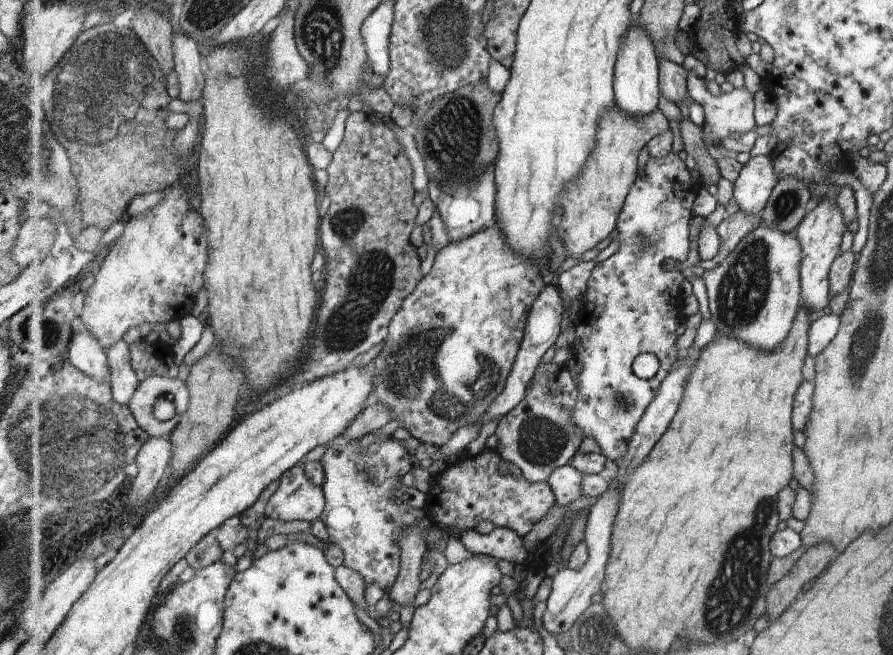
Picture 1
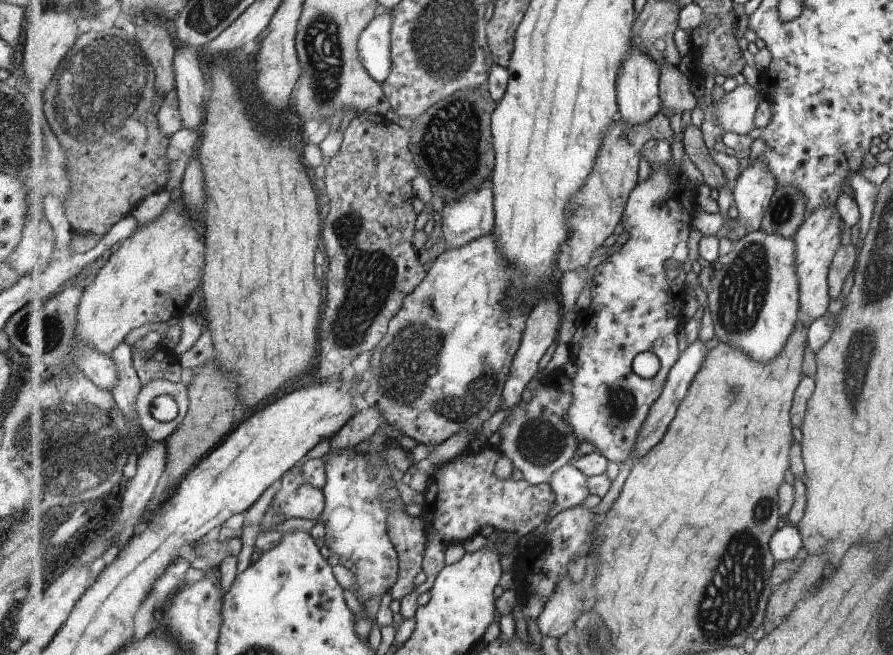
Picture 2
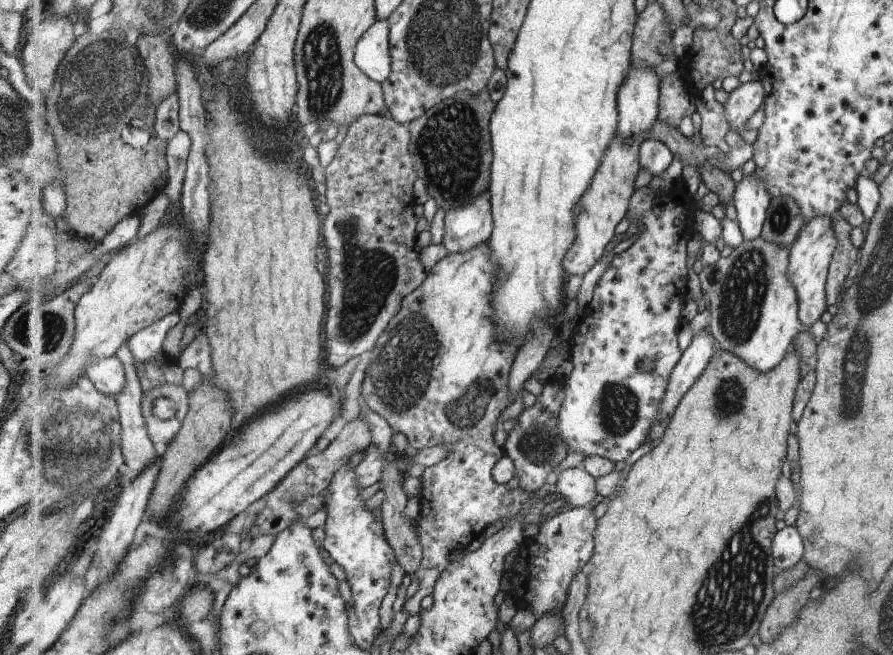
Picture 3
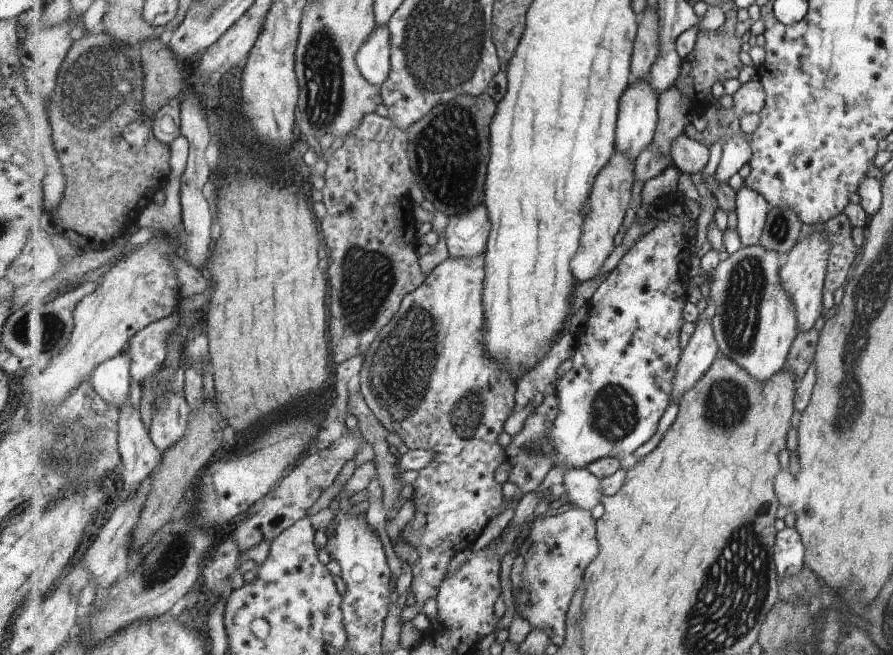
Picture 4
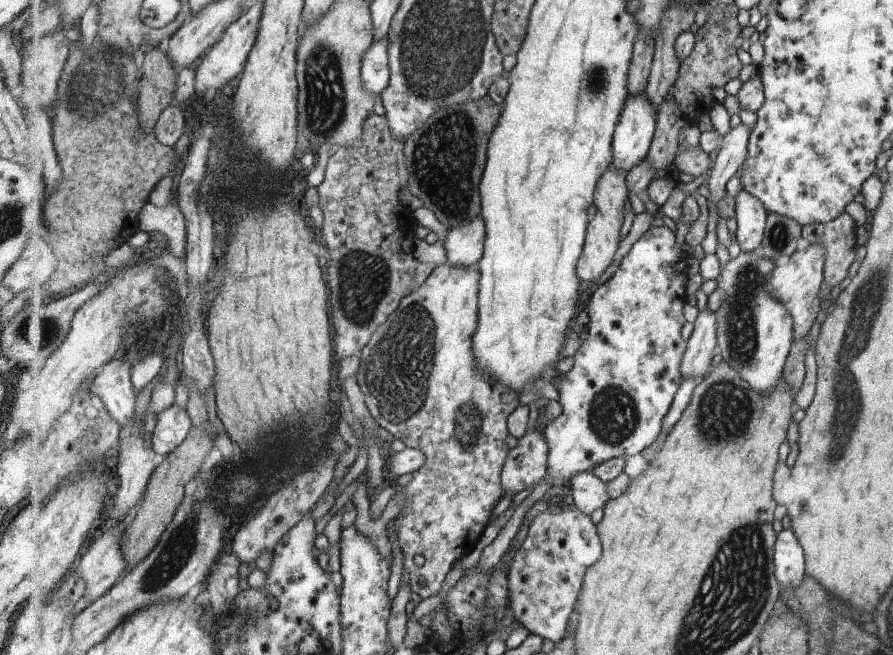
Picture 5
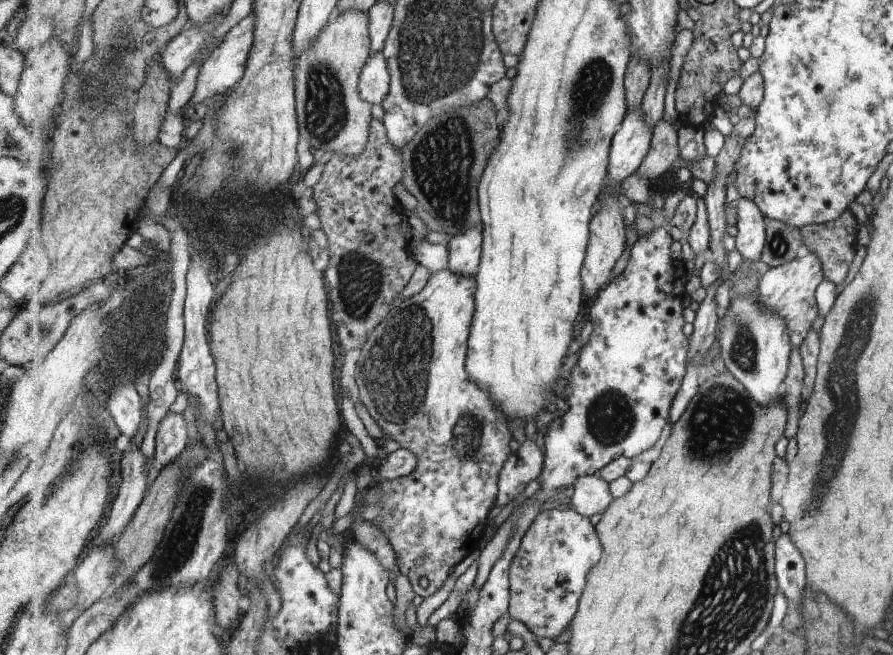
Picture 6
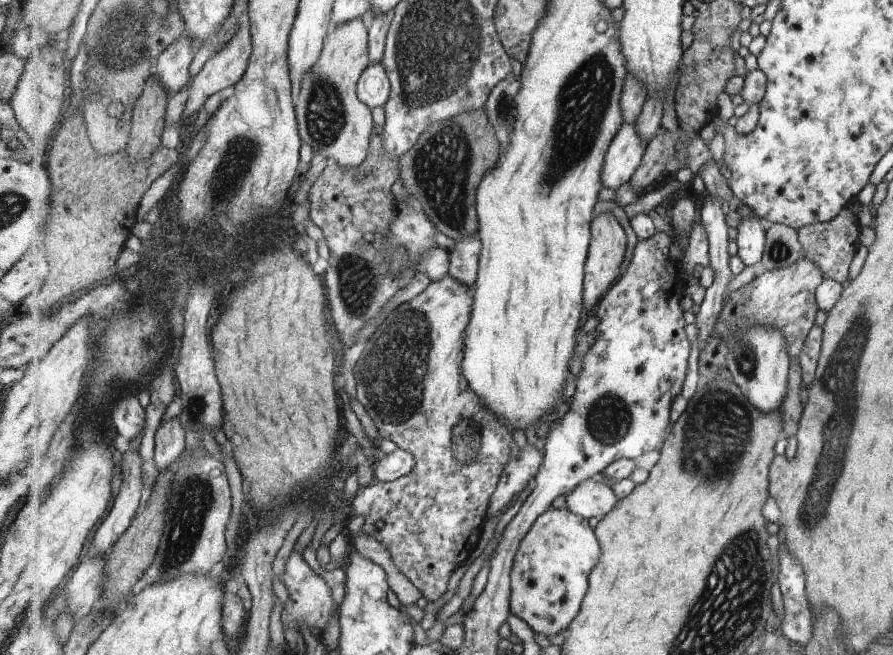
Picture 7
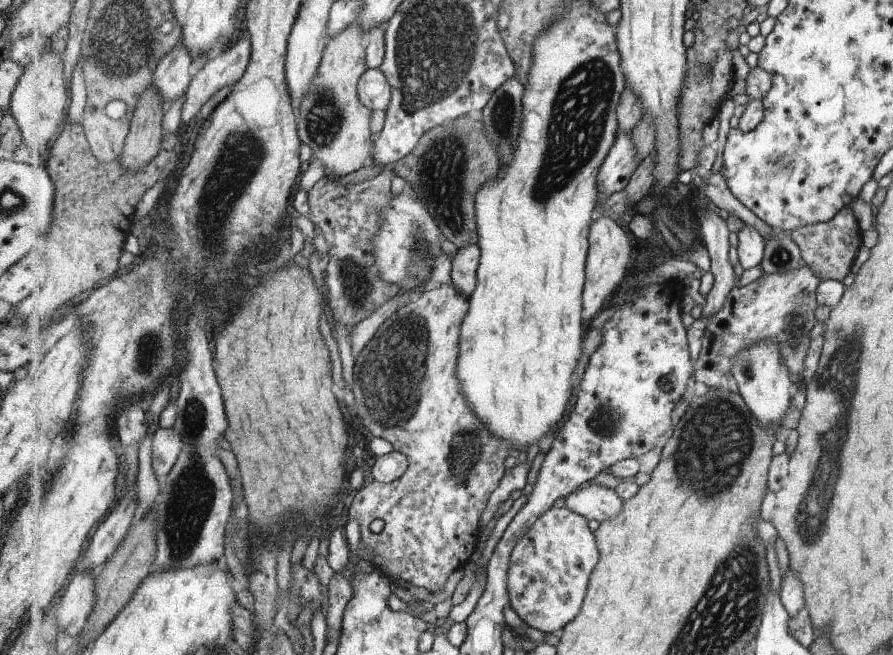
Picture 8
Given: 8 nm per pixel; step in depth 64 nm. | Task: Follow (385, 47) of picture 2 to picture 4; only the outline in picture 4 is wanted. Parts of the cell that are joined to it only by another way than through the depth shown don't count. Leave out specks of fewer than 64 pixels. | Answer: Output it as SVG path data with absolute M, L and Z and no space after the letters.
M387 25L377 26L367 43L357 54L357 62L363 76L371 84L382 86L392 71L392 48Z

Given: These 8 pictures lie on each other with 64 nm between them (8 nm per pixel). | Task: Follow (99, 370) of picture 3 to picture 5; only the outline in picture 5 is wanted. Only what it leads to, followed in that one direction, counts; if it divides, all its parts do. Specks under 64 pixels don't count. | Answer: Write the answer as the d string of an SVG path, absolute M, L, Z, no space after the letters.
M124 357L108 362L94 378L92 389L103 400L109 413L121 426L127 426L133 422L138 394L132 382L132 367L129 360Z

